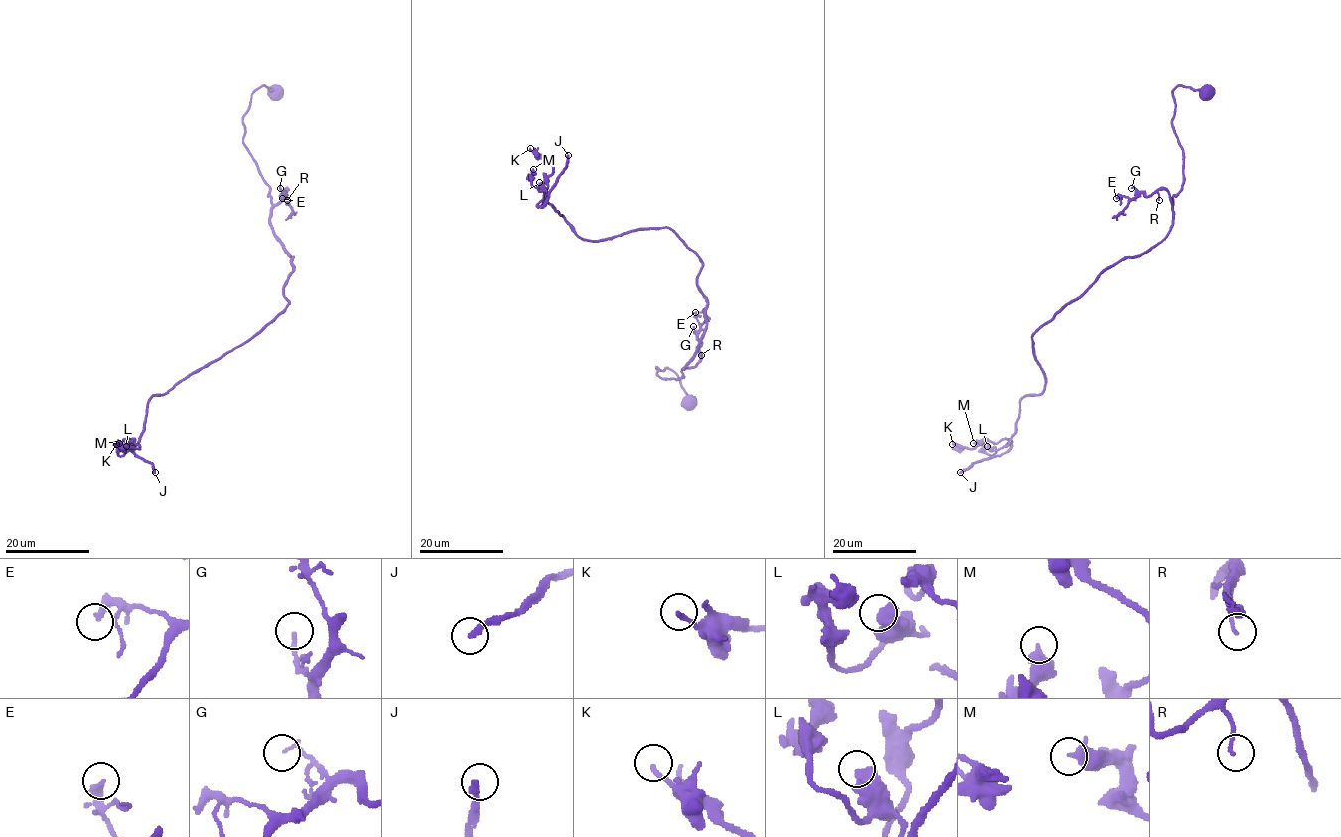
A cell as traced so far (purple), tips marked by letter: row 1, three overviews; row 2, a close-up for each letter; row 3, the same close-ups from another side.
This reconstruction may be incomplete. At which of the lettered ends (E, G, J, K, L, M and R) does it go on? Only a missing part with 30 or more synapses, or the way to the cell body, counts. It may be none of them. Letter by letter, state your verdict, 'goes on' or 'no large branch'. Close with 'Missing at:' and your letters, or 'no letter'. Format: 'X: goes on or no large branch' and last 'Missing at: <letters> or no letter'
E: no large branch
G: no large branch
J: goes on
K: no large branch
L: no large branch
M: no large branch
R: no large branch
Missing at: J

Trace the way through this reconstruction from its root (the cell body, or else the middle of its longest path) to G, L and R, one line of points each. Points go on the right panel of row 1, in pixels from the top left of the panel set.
G: (1204, 92), (1173, 90), (1183, 156), (1173, 205), (1164, 189), (1145, 196), (1131, 188)
L: (1204, 92), (1173, 90), (1183, 184), (1169, 234), (1032, 335), (1045, 388), (1021, 400), (1007, 445), (987, 446)
R: (1204, 92), (1182, 85), (1173, 90), (1183, 184), (1173, 205), (1164, 189), (1157, 191), (1159, 200)

